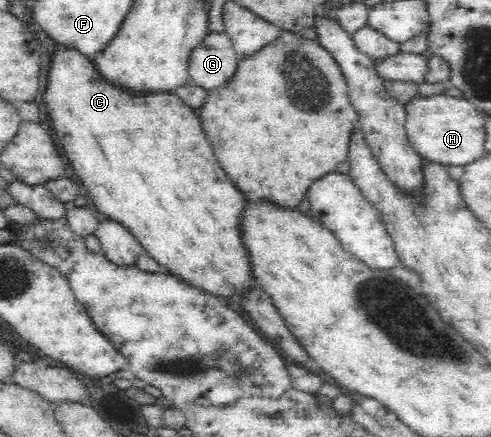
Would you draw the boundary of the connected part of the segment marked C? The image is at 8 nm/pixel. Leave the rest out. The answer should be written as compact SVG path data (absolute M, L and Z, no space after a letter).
M59 42L49 63L49 81L43 93L43 103L47 105L48 115L53 121L53 127L58 135L62 151L69 159L70 174L78 175L84 187L88 191L87 199L92 203L92 207L98 212L105 213L107 217L123 227L126 227L131 234L139 240L145 252L163 265L167 273L177 275L182 279L187 279L188 283L193 283L208 293L217 293L217 295L237 295L239 291L245 291L249 285L253 285L253 278L249 275L249 265L245 265L245 249L241 249L241 243L237 241L237 213L241 211L241 191L235 187L235 183L225 175L221 165L217 163L217 156L211 147L211 142L207 139L203 128L199 110L193 106L185 104L181 97L174 91L169 90L131 90L121 84L113 84L107 80L101 70L96 67L93 57L81 53L75 46L67 46Z

